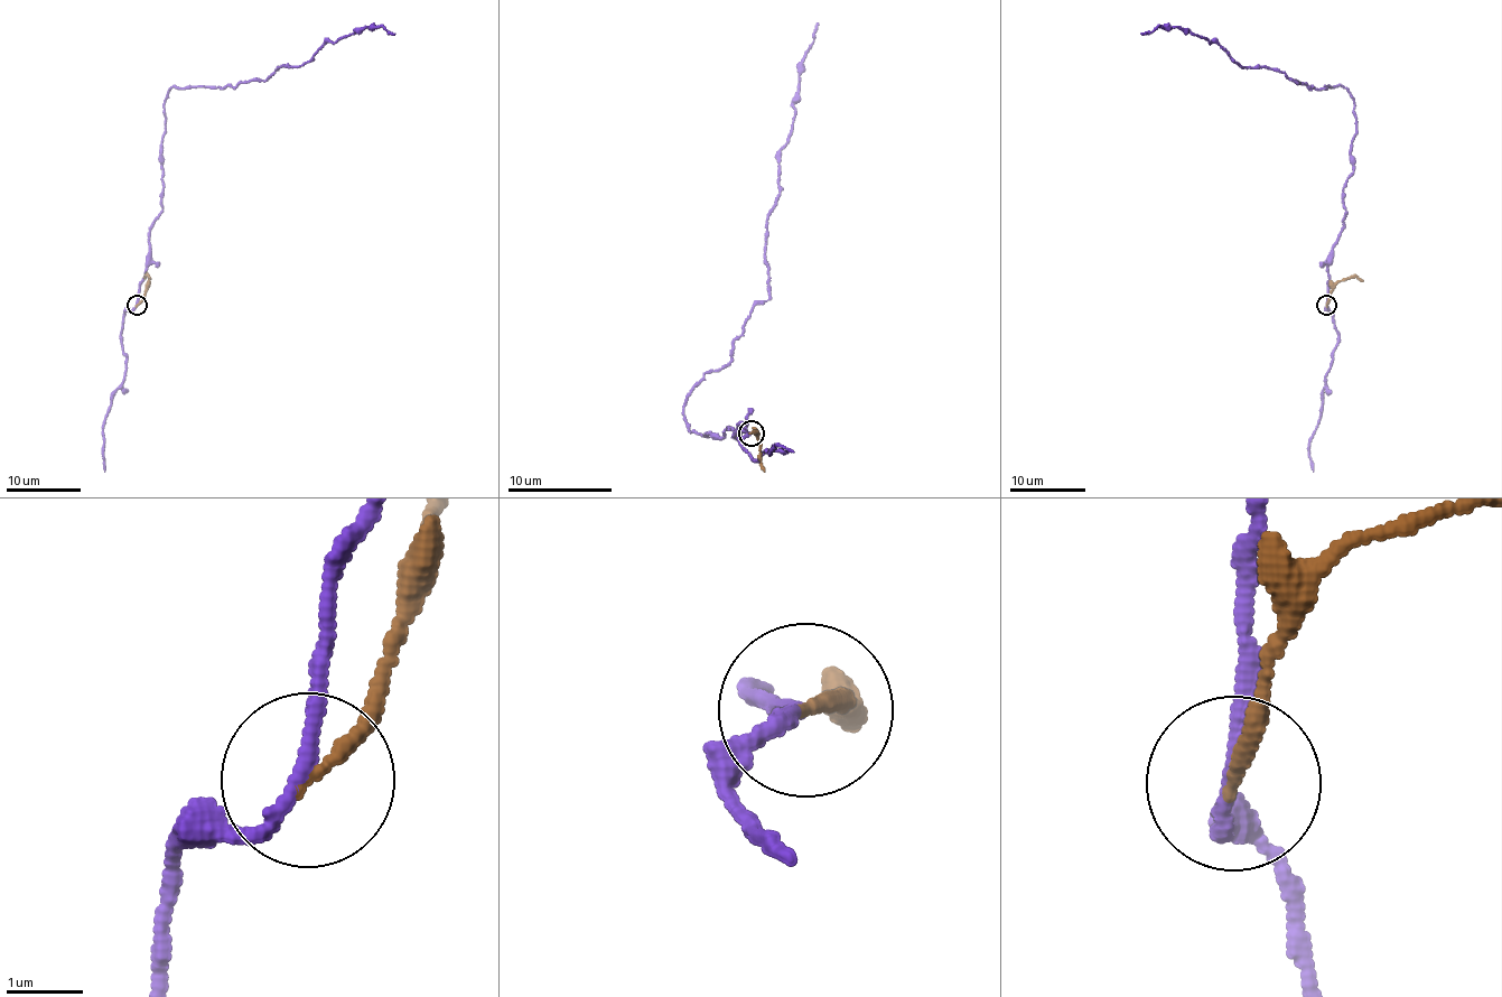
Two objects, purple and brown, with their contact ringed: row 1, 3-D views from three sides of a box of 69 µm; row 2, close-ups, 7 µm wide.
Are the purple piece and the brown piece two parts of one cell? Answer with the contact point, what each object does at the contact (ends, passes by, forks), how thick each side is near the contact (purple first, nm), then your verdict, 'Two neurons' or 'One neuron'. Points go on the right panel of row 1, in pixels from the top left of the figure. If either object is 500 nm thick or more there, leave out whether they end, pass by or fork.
Place: (1326, 305). At the ring purple passes by. At the ring brown ends. Thickness 170 nm (purple) against 190 nm. Two neurons

